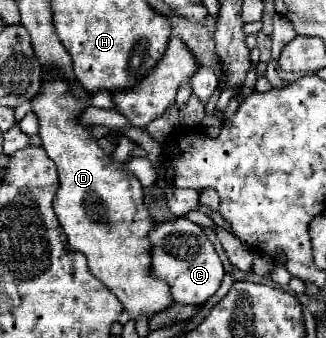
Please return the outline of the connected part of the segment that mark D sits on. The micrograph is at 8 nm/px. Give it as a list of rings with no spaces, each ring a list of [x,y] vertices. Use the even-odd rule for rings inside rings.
[[[46,74],[43,85],[32,100],[32,110],[40,120],[42,148],[58,168],[60,188],[54,198],[54,212],[64,228],[68,246],[86,254],[90,272],[102,280],[136,320],[140,314],[154,316],[172,304],[166,282],[150,278],[148,232],[154,226],[146,206],[142,184],[124,164],[114,162],[82,124],[76,122],[85,107],[66,90],[60,74]]]

